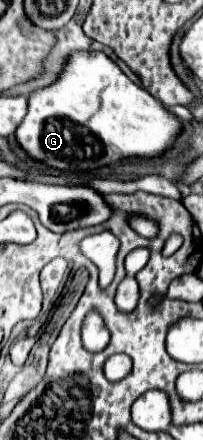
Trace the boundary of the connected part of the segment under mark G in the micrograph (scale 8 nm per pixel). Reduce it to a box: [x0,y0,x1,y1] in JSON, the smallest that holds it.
[18,52,180,170]

